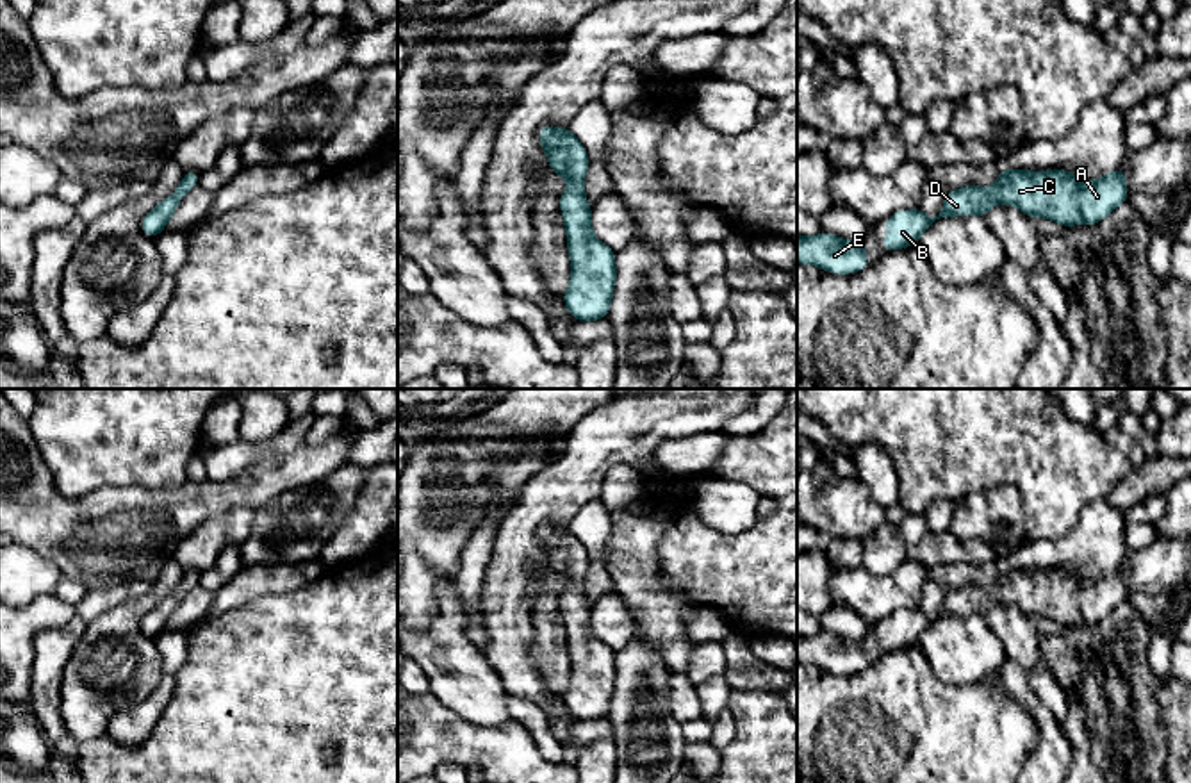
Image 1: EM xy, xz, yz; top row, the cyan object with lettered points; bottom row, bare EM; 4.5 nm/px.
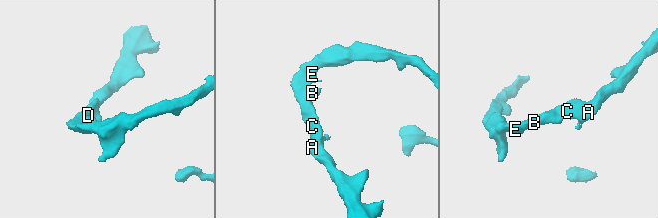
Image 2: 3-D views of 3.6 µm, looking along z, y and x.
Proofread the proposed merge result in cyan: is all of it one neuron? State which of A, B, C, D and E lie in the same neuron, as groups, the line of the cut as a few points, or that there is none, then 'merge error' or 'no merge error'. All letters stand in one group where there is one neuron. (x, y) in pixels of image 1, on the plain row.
groups A B C D E; cut none; no merge error

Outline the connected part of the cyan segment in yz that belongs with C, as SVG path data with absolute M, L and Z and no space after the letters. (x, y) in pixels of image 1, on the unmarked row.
M1118 565L1098 580L1080 580L1068 569L1025 571L1000 567L998 580L986 587L949 590L943 608L929 617L918 606L886 617L883 653L916 646L920 635L940 617L982 615L998 601L1016 605L1025 615L1054 619L1061 626L1095 626L1127 601L1125 569Z

